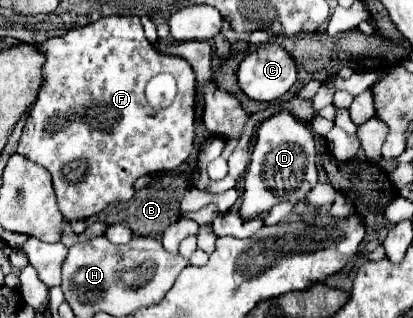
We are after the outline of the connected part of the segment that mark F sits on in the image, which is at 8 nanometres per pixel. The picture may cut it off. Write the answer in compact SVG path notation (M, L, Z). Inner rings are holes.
M105 16L63 36L45 40L37 48L45 54L43 86L23 128L17 152L51 172L59 210L65 220L81 220L101 212L111 202L129 200L133 196L133 182L139 176L175 170L189 158L195 138L195 72L187 60L157 52L145 38L139 16ZM159 72L173 74L179 92L171 106L153 110L145 98L145 84Z

